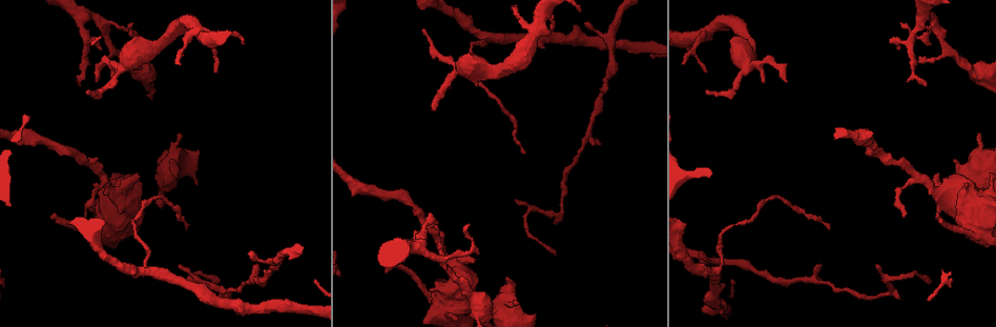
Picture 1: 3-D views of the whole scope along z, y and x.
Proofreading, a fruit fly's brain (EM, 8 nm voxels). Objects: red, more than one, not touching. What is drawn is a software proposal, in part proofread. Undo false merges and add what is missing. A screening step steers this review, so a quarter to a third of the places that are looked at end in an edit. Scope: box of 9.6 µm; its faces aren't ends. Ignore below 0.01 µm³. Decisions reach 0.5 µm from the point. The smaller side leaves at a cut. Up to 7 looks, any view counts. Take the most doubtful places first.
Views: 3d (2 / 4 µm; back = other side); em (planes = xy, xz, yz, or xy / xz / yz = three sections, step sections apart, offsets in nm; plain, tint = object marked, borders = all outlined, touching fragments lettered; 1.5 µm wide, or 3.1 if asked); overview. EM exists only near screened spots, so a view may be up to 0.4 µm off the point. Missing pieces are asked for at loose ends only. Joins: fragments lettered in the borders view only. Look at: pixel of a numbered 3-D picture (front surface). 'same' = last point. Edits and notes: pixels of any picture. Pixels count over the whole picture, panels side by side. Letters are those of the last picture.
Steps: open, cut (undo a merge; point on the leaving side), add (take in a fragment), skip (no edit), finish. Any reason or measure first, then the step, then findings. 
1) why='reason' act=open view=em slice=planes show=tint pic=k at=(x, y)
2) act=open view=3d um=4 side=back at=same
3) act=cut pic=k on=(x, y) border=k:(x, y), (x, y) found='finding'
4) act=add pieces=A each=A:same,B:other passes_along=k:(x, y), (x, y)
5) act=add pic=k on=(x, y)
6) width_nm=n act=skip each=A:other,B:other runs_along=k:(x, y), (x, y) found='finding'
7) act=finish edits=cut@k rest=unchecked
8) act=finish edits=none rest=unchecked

why='two arms in line, one across' act=open view=em slice=planes show=plain pic=1 at=(709, 29)

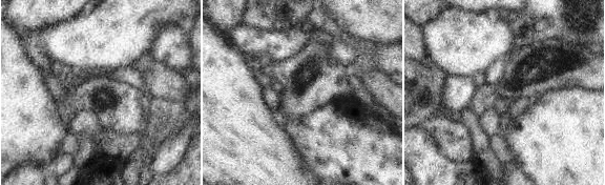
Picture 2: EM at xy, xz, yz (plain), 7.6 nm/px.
why='what lies round it' act=open view=em slice=planes show=borders at=same

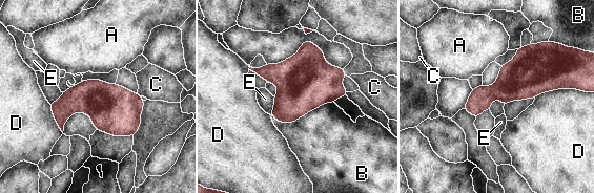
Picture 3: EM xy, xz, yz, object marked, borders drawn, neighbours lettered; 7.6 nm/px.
width_nm=200 act=skip each=A:other,B:other,C:other,D:other,E:other border=3:(333, 102), (293, 122), (271, 116) found='continuous, no second neuron'

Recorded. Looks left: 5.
why='tapers out' act=open view=em slice=planes show=tint pic=1 at=(470, 224)

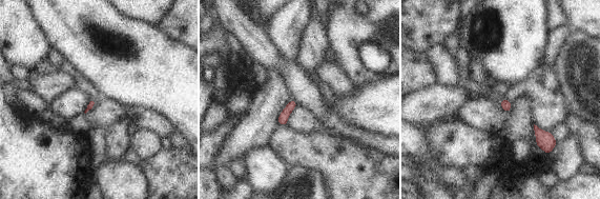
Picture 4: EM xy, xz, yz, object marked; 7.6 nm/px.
why='see the neighbours' act=open view=em slice=planes show=borders at=same

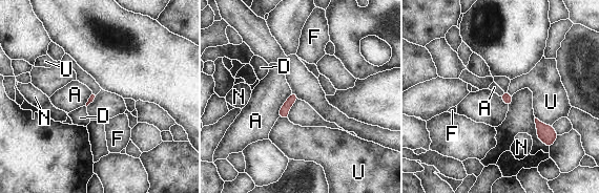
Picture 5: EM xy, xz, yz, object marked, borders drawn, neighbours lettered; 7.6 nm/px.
act=skip each=A:other,D:other,F:other,N:other,U:other border=5:(291, 92), (281, 107), (277, 116) found='no lettered fragment goes on from it'

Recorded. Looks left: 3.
why='thick turns thin' act=open view=em slice=planes show=borders pic=1 at=(114, 194)

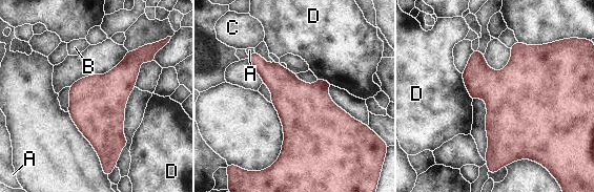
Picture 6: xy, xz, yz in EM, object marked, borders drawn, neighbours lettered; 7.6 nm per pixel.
act=skip each=A:other,B:other,C:other,D:other border=6:(462, 73), (464, 86), (472, 101) found='continuous, no second neuron'

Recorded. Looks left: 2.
act=finish edits=none rest=unchecked

